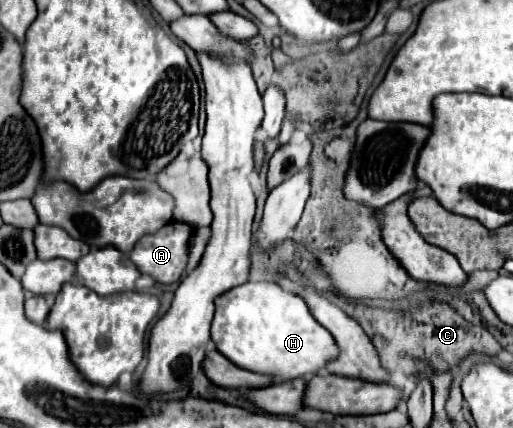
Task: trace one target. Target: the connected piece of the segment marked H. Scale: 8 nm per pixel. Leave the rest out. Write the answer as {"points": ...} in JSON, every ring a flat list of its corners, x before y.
{"points":[[246,282,218,296,212,340,218,352,236,366,272,374,276,382,316,374,336,354,336,342,310,314,304,298,274,282]]}

